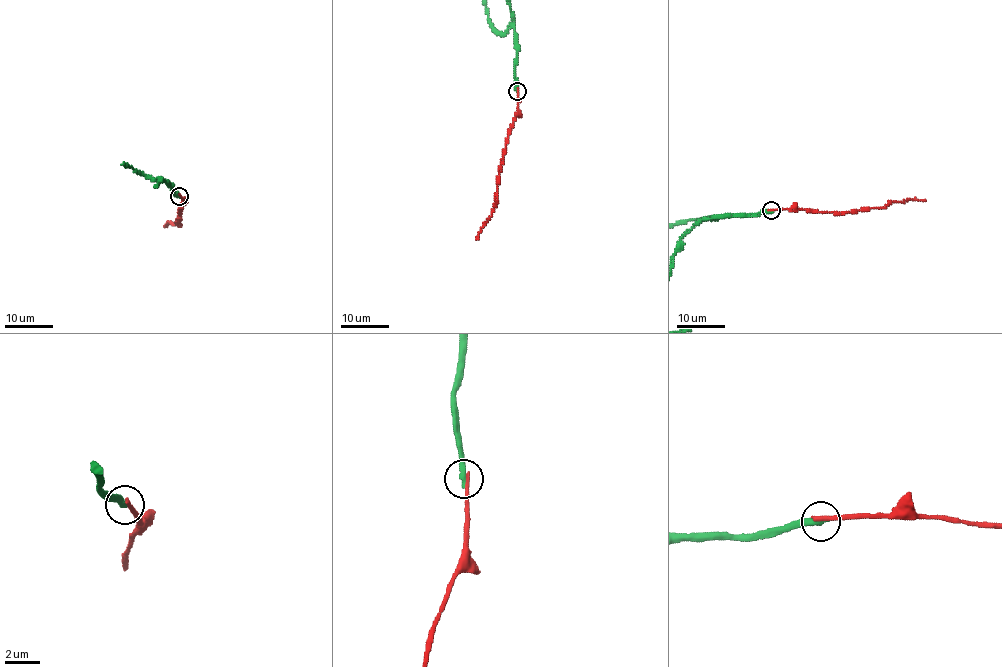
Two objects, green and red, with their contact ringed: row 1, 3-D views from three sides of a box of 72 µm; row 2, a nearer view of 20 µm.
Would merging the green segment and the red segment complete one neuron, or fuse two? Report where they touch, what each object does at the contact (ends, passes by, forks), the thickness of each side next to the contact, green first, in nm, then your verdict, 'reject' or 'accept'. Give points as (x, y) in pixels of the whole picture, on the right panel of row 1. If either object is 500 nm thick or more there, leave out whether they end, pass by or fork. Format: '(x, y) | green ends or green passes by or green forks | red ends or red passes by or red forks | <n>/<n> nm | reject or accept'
(771, 210) | green ends | red ends | 340/280 nm | reject

